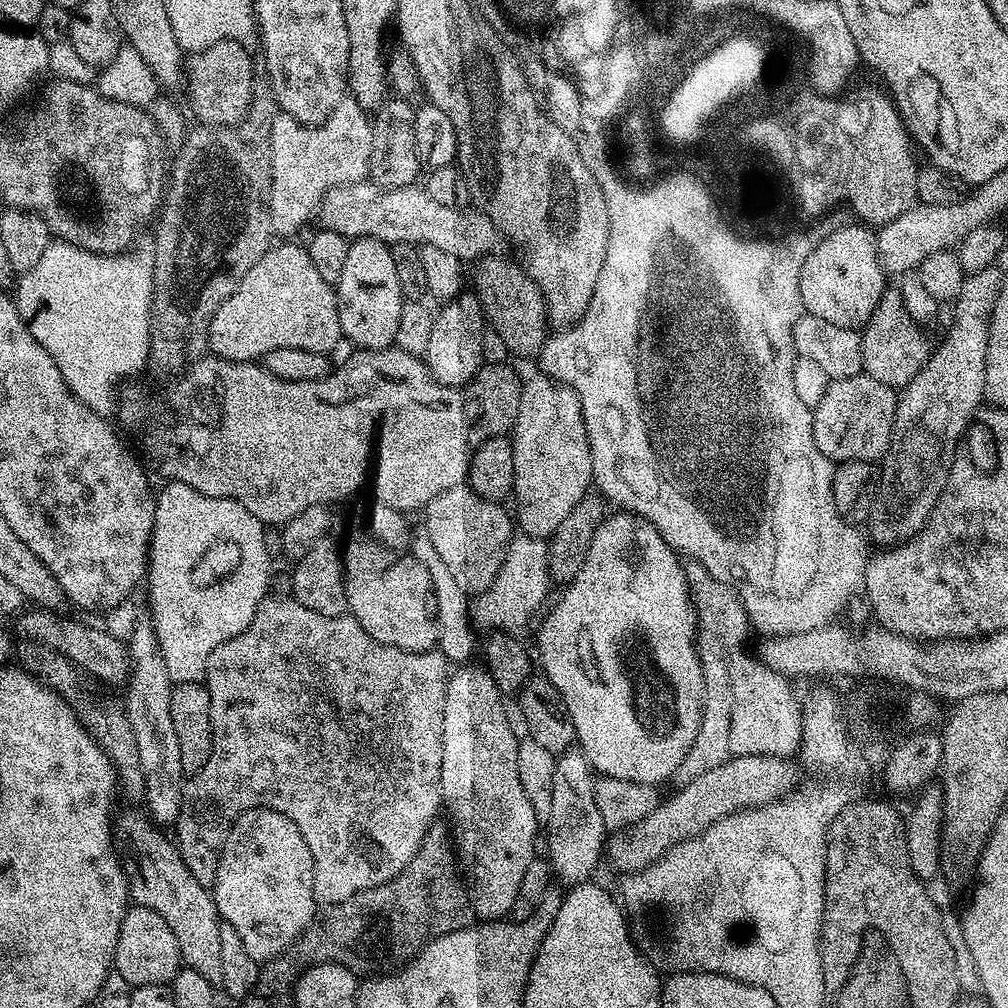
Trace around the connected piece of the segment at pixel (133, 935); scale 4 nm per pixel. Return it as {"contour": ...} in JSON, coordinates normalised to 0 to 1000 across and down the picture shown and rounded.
{"contour":[[[128,900],[123,907],[123,914],[117,927],[113,953],[114,967],[119,967],[127,978],[136,980],[150,976],[167,976],[180,959],[177,931],[173,931],[173,923],[165,919],[165,911],[153,907],[150,901]]]}

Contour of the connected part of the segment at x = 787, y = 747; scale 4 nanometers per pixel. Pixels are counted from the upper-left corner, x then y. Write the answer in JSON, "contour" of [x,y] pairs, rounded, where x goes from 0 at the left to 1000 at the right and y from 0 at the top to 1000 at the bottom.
{"contour":[[[684,555],[679,560],[679,572],[683,575],[683,585],[688,592],[690,601],[690,618],[692,620],[692,646],[694,660],[698,663],[698,700],[694,707],[694,723],[692,732],[688,732],[688,740],[685,748],[677,756],[669,771],[672,779],[684,778],[708,760],[716,760],[725,753],[726,747],[731,750],[772,750],[786,752],[795,745],[798,737],[798,704],[795,695],[790,694],[790,687],[786,684],[787,676],[783,672],[772,669],[749,650],[742,651],[738,638],[742,635],[744,620],[742,607],[734,595],[730,584],[712,577],[691,556]]]}

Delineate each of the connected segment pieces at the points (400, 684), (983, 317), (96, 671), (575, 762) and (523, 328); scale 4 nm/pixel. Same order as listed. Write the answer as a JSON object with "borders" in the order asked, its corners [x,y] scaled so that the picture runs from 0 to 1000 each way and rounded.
{"borders":[[[[264,590],[245,625],[220,637],[220,641],[208,649],[204,678],[208,688],[210,743],[208,752],[204,752],[204,760],[200,760],[200,764],[183,779],[179,807],[173,818],[173,836],[179,842],[181,855],[188,859],[188,867],[192,867],[202,881],[209,882],[216,867],[218,844],[234,813],[249,802],[267,802],[276,808],[284,808],[284,812],[296,819],[296,827],[304,831],[304,839],[308,839],[312,859],[312,891],[314,898],[324,899],[343,895],[343,891],[393,870],[405,858],[407,851],[415,847],[423,823],[434,813],[433,805],[438,802],[438,716],[442,712],[446,656],[436,645],[404,647],[395,645],[395,641],[383,641],[367,633],[367,629],[363,629],[363,625],[359,625],[359,621],[347,609],[315,609],[300,601],[300,597],[293,593],[285,594]]],[[[991,265],[963,271],[956,279],[952,294],[946,299],[948,311],[945,321],[933,342],[924,346],[921,357],[911,371],[901,378],[901,384],[892,390],[889,398],[889,414],[885,438],[881,443],[881,451],[875,457],[873,485],[867,498],[867,506],[859,521],[860,531],[865,531],[864,539],[869,542],[884,542],[910,532],[917,525],[917,519],[923,514],[935,486],[938,482],[938,474],[942,474],[942,462],[948,453],[952,436],[960,428],[960,422],[973,408],[977,400],[976,380],[978,379],[978,347],[980,346],[980,319],[986,308],[986,300],[992,291],[994,275]]],[[[36,605],[38,607],[21,606],[15,612],[15,626],[25,635],[36,635],[45,639],[50,645],[61,647],[66,655],[70,655],[76,664],[96,671],[103,679],[126,680],[129,670],[127,640],[122,634],[118,635],[111,627],[103,623],[86,623],[75,615],[59,615],[57,608],[52,605]]],[[[564,744],[553,753],[550,764],[550,793],[546,800],[544,821],[543,852],[554,874],[561,873],[561,878],[578,877],[601,845],[601,822],[593,800],[590,798],[589,763],[584,751],[578,745]]],[[[485,252],[471,263],[472,283],[470,289],[476,298],[480,316],[502,339],[505,350],[511,353],[531,354],[546,332],[544,305],[538,288],[524,275],[515,261],[499,258],[496,252]]]]}

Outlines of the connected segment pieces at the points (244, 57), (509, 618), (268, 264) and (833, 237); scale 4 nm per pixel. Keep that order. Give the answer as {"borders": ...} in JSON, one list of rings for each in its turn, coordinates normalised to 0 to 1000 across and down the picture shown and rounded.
{"borders":[[[[220,40],[218,42],[212,42],[208,46],[204,46],[198,52],[191,52],[186,57],[185,60],[185,88],[187,87],[187,99],[190,102],[190,111],[199,119],[199,124],[202,125],[233,125],[237,119],[242,116],[244,109],[248,105],[250,100],[250,61],[251,57],[248,55],[248,52],[243,49],[234,41],[230,40]]],[[[509,531],[498,565],[494,565],[494,573],[490,573],[484,584],[467,596],[467,618],[472,621],[477,619],[483,625],[520,623],[527,617],[528,610],[539,601],[544,582],[549,582],[549,579],[548,570],[544,568],[543,539],[531,532]]],[[[278,240],[278,243],[275,241],[273,244],[267,245],[266,250],[260,252],[260,256],[256,256],[256,260],[252,260],[252,264],[248,264],[244,276],[240,276],[240,280],[236,280],[236,288],[232,288],[232,292],[228,292],[228,296],[224,296],[224,300],[220,300],[220,304],[216,304],[216,308],[206,324],[206,345],[209,352],[218,353],[222,357],[254,359],[262,355],[266,349],[279,346],[295,346],[325,351],[331,341],[335,339],[339,330],[337,328],[337,316],[335,315],[335,304],[333,303],[333,287],[323,280],[323,276],[319,276],[319,272],[315,272],[312,260],[308,260],[305,245],[298,243],[297,246],[296,243],[290,241],[294,240]]],[[[842,221],[840,225],[831,227],[829,231],[825,231],[822,235],[815,237],[815,240],[812,240],[812,244],[808,245],[807,250],[798,257],[794,277],[797,309],[803,313],[819,315],[819,319],[827,319],[827,323],[856,326],[875,296],[879,285],[877,276],[879,276],[879,269],[874,262],[870,246],[870,231],[856,221]]]]}

